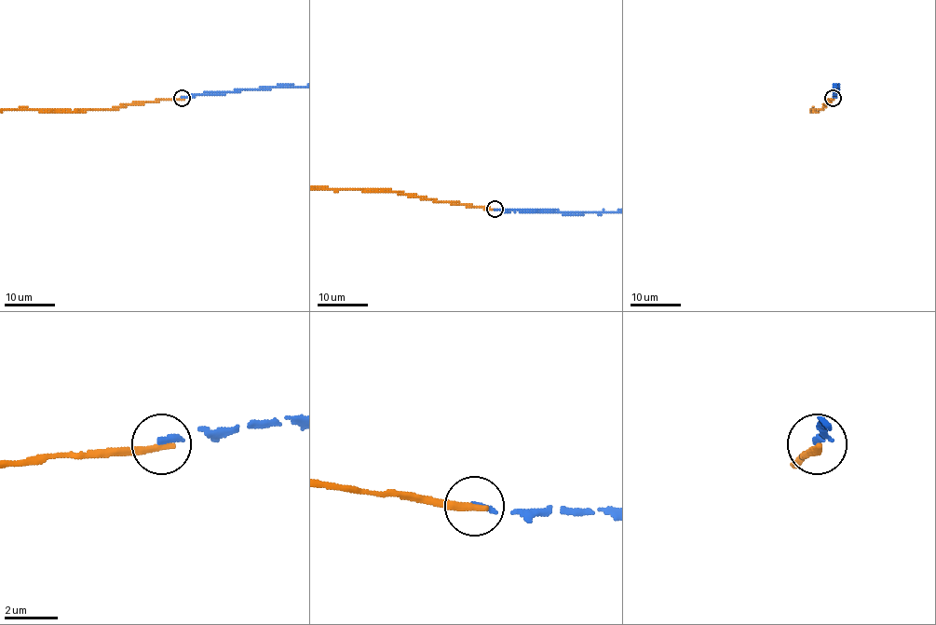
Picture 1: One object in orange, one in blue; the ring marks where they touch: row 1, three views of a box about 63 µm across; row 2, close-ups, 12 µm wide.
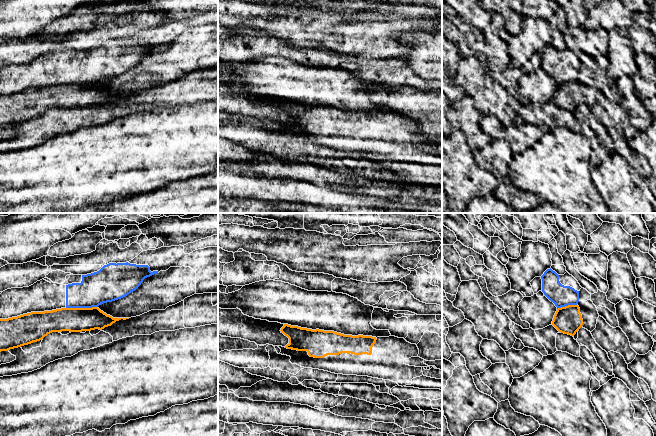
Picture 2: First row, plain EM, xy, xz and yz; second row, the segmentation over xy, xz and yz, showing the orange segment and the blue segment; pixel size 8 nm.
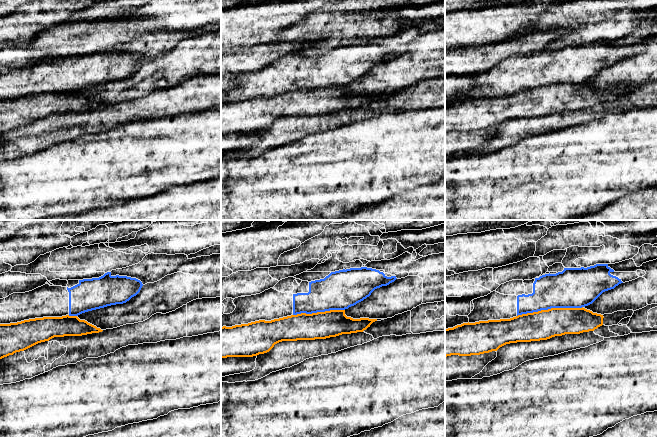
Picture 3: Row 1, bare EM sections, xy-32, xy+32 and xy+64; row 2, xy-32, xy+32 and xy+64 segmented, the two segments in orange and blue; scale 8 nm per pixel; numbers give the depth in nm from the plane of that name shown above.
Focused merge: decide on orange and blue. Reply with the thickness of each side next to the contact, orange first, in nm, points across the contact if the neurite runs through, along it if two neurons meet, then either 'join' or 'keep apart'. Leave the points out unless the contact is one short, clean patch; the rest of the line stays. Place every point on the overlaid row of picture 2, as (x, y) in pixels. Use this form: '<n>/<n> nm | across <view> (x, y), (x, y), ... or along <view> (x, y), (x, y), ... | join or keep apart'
190/260 nm | keep apart

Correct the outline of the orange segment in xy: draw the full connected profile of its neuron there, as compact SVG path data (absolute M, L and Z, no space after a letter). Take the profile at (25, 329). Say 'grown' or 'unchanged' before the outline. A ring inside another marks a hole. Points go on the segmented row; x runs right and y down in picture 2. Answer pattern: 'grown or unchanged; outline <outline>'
unchanged; outline M98 307L61 308L52 311L31 312L8 319L0 319L0 352L40 341L52 332L102 330L121 319L126 320L129 318L113 318L101 311Z

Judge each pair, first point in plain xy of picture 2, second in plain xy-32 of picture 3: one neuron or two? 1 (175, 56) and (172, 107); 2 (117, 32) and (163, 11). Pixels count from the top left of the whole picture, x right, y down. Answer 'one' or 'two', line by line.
1: two
2: two

